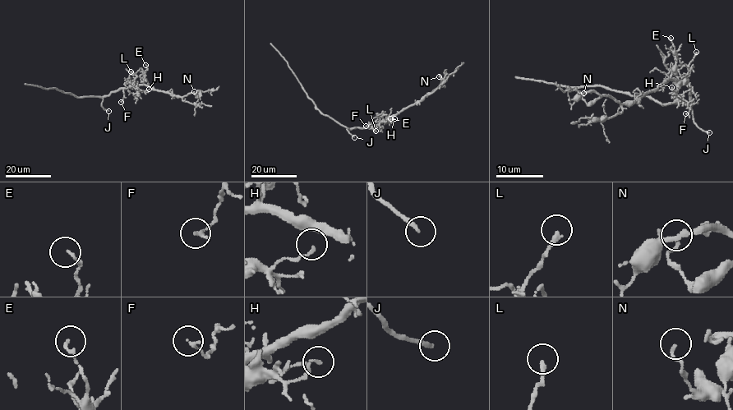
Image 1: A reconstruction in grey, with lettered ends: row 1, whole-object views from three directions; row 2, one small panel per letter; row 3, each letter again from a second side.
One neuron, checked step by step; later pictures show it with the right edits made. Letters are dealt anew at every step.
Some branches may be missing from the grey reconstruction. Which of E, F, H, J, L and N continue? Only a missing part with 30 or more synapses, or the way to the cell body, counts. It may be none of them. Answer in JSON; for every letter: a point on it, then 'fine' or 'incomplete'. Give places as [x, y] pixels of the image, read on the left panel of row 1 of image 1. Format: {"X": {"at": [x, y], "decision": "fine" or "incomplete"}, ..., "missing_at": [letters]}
{"E": {"at": [145, 65], "decision": "fine"}, "F": {"at": [121, 102], "decision": "fine"}, "H": {"at": [149, 89], "decision": "fine"}, "J": {"at": [108, 111], "decision": "incomplete"}, "L": {"at": [131, 71], "decision": "fine"}, "N": {"at": [194, 91], "decision": "fine"}, "missing_at": ["J"]}

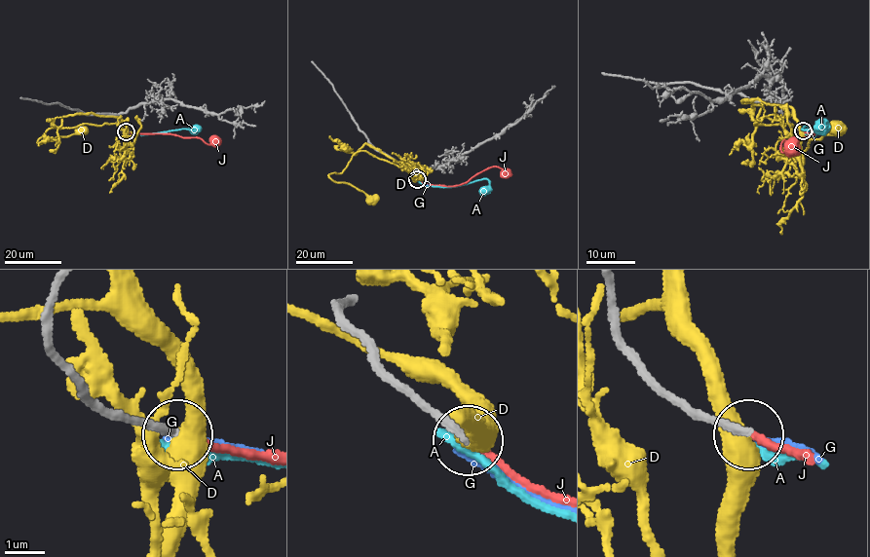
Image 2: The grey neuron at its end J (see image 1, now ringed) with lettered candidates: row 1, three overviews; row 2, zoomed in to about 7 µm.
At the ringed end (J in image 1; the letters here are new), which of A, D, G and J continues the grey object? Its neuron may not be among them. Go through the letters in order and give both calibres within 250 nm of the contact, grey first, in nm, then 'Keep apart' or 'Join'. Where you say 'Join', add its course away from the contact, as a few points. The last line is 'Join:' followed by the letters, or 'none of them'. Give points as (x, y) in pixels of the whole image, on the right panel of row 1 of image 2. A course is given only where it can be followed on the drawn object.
A: Thickness 240 nm (grey) against 240 nm. Keep apart
D: Thickness 240 nm (grey) against 550 nm. Keep apart
G: Thickness 240 nm (grey) against 200 nm. Keep apart
J: Thickness 240 nm (grey) against 140 nm. Join. Its course: (803, 130), (814, 134), (799, 140), (783, 140), (781, 144), (783, 152), (791, 147)
Join: J

